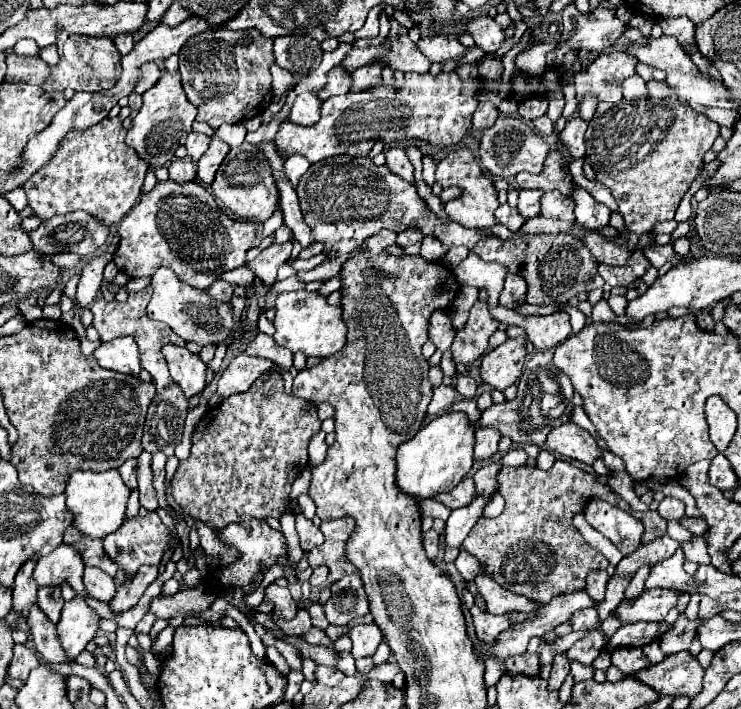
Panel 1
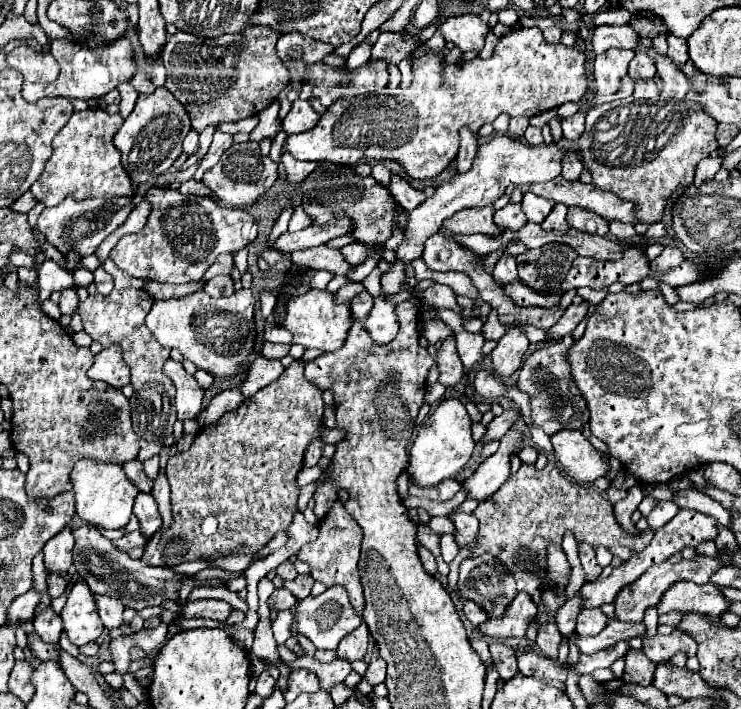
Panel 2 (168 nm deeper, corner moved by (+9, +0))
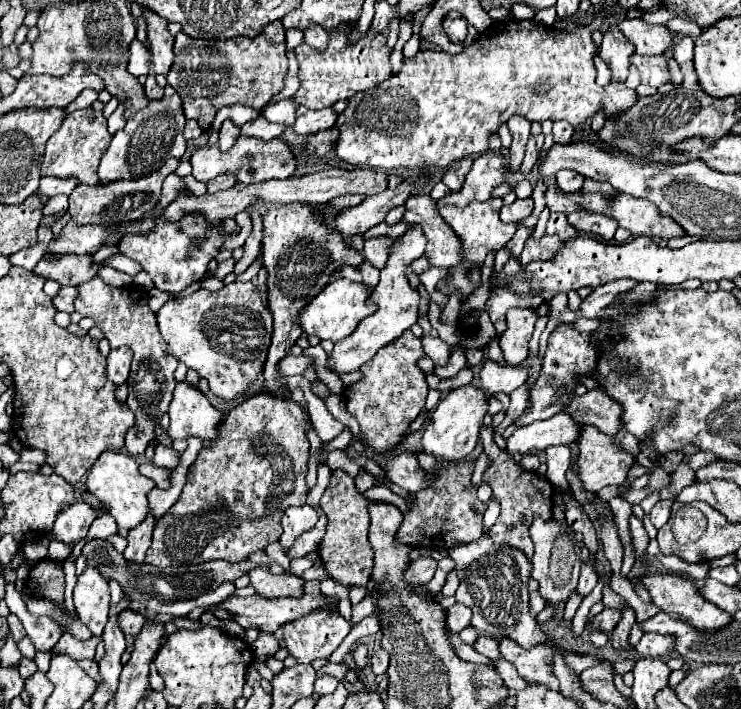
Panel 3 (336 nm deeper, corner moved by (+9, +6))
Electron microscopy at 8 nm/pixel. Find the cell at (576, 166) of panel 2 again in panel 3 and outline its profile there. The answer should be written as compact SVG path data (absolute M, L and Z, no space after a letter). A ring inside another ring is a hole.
M560 170L556 174L556 180L558 180L558 186L566 192L574 192L574 190L580 190L582 184L584 184L584 176L574 172L574 170Z

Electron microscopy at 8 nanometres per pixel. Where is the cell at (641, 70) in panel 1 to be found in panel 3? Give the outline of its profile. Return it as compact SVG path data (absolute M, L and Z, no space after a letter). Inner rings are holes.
M632 54L630 62L640 70L642 76L642 84L650 84L654 88L666 84L670 80L670 72L666 66L666 58L664 56L640 56L640 54Z

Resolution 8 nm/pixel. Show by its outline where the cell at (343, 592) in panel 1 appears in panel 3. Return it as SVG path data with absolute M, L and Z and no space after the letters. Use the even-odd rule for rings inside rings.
M318 608L284 626L284 644L302 664L328 658L346 638L352 624L334 608Z

